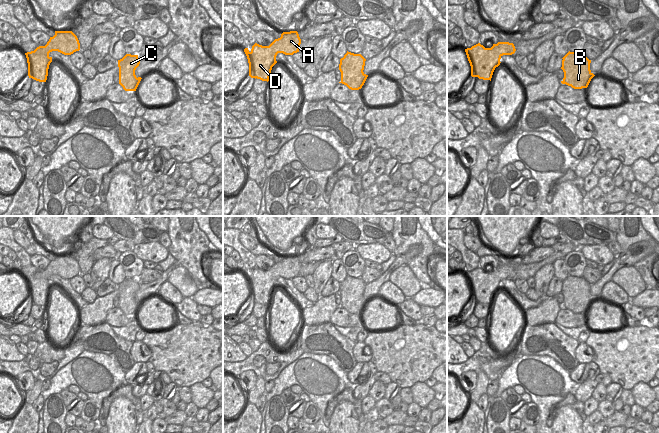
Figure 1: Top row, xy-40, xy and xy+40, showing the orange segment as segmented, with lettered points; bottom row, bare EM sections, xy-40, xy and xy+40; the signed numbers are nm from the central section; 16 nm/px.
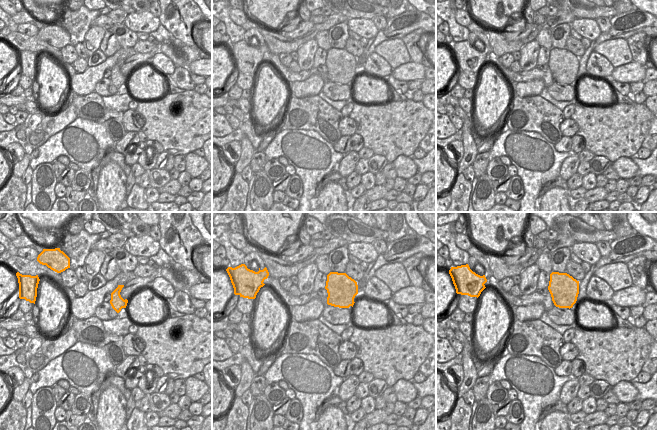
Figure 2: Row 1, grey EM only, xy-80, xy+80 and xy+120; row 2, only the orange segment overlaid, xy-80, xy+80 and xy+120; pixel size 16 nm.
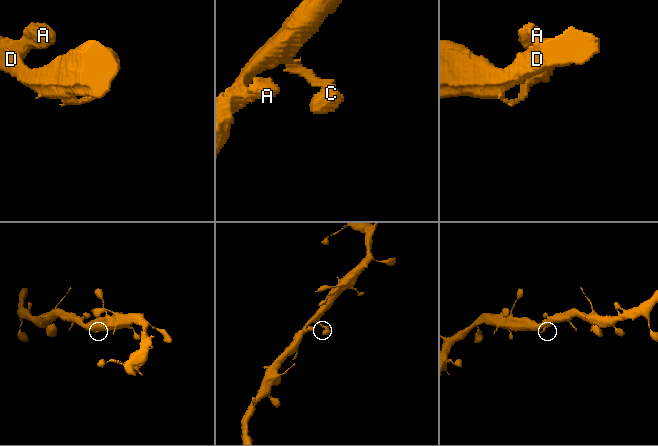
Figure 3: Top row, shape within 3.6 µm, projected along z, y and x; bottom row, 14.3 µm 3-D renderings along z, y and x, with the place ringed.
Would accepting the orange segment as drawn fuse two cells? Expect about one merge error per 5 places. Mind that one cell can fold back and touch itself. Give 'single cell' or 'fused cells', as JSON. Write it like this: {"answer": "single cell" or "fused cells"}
{"answer": "single cell"}

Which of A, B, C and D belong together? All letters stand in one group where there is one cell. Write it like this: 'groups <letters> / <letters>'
groups A B C D

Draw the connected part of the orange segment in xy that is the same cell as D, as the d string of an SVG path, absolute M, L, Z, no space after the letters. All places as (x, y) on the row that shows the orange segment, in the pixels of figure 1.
M297 31L283 32L269 46L255 43L252 49L244 49L249 63L249 76L262 81L269 81L272 67L277 63L278 53L293 55L299 52L301 39Z

